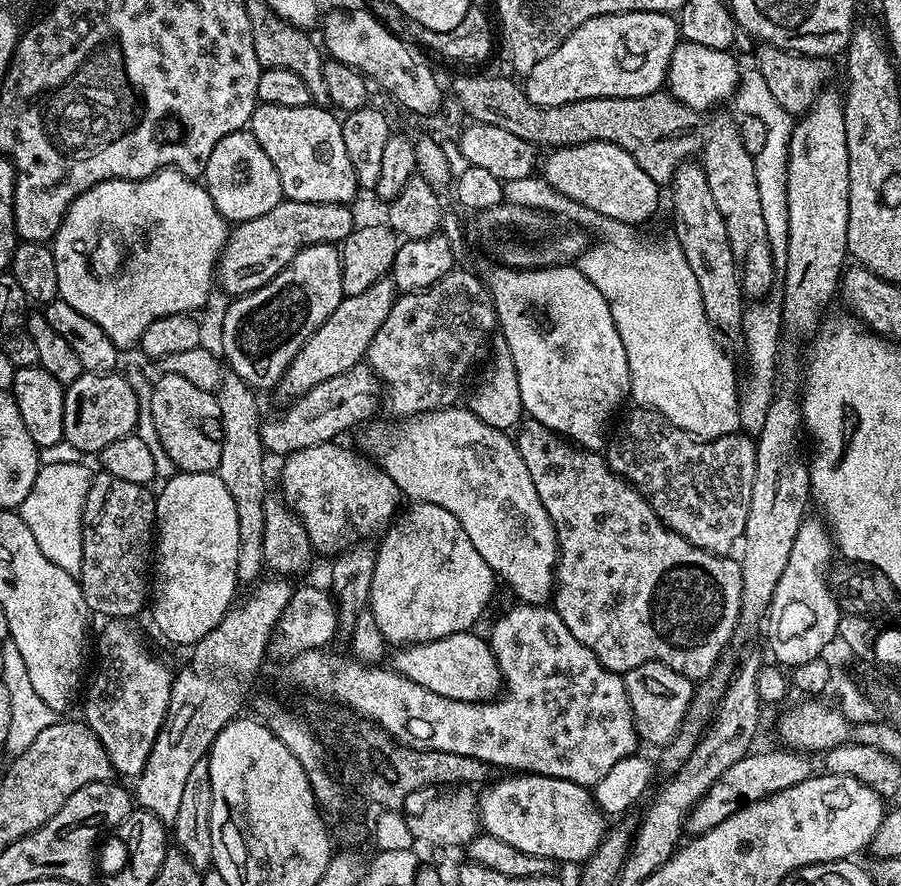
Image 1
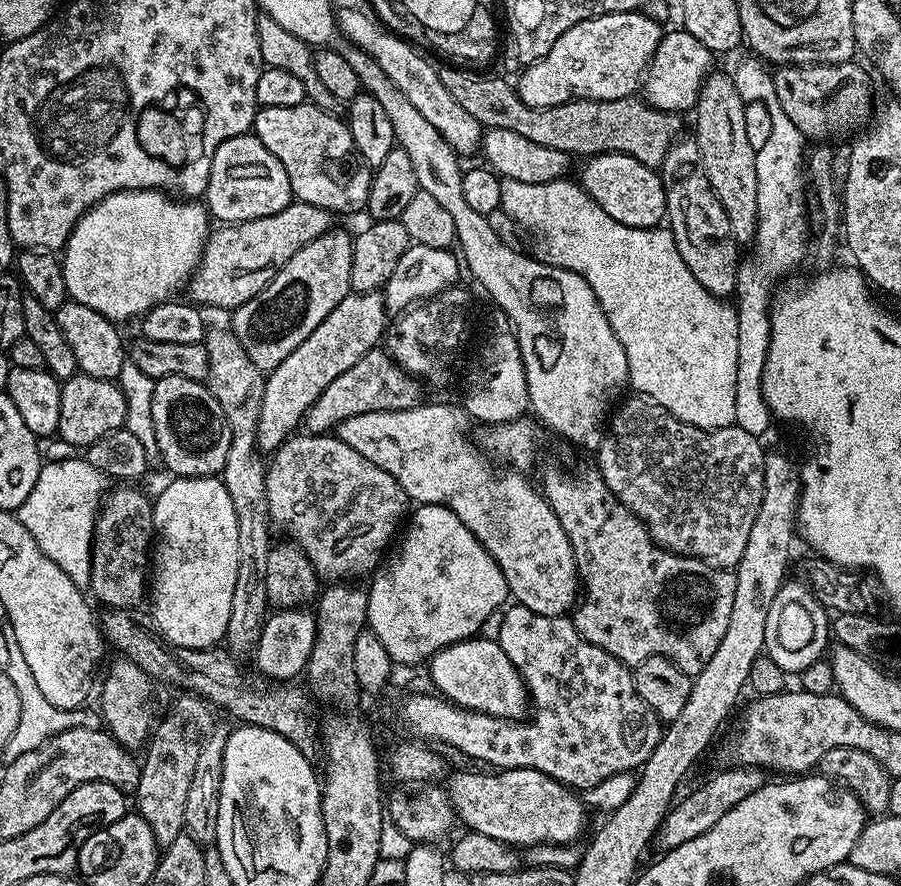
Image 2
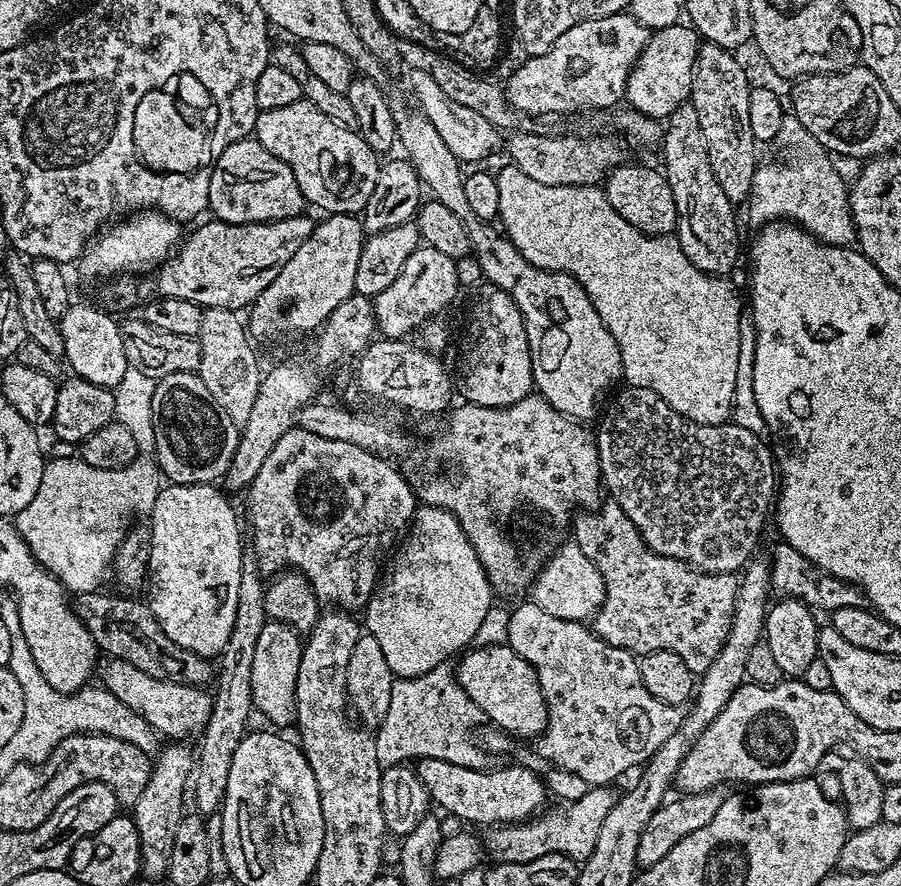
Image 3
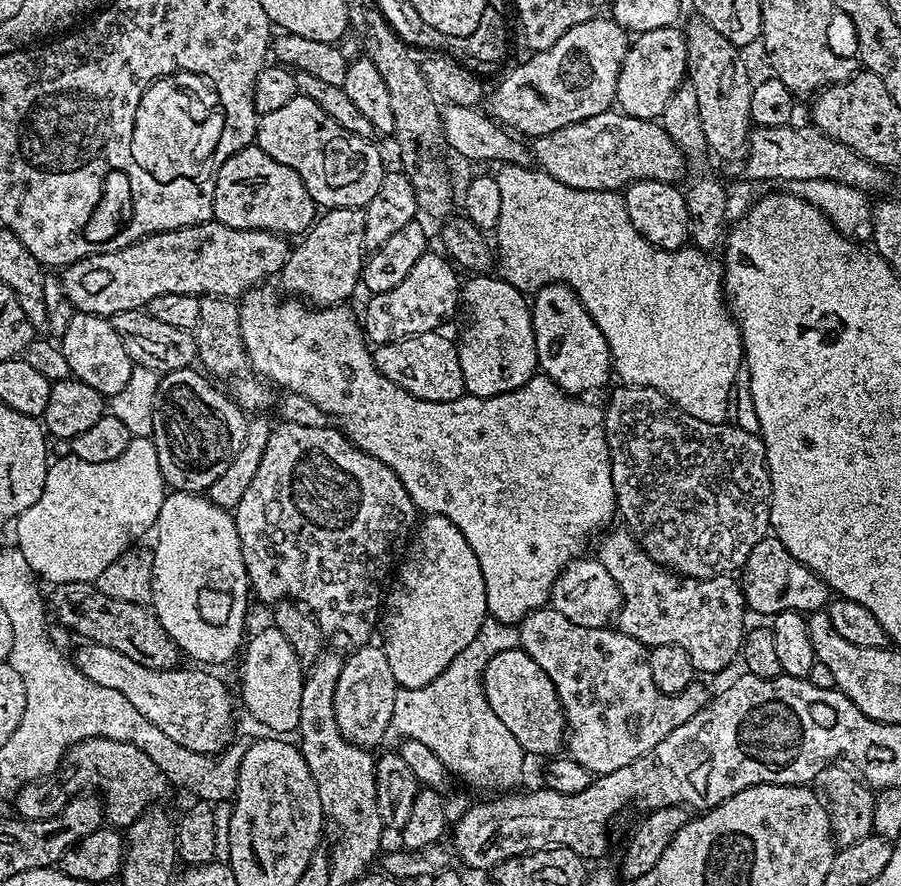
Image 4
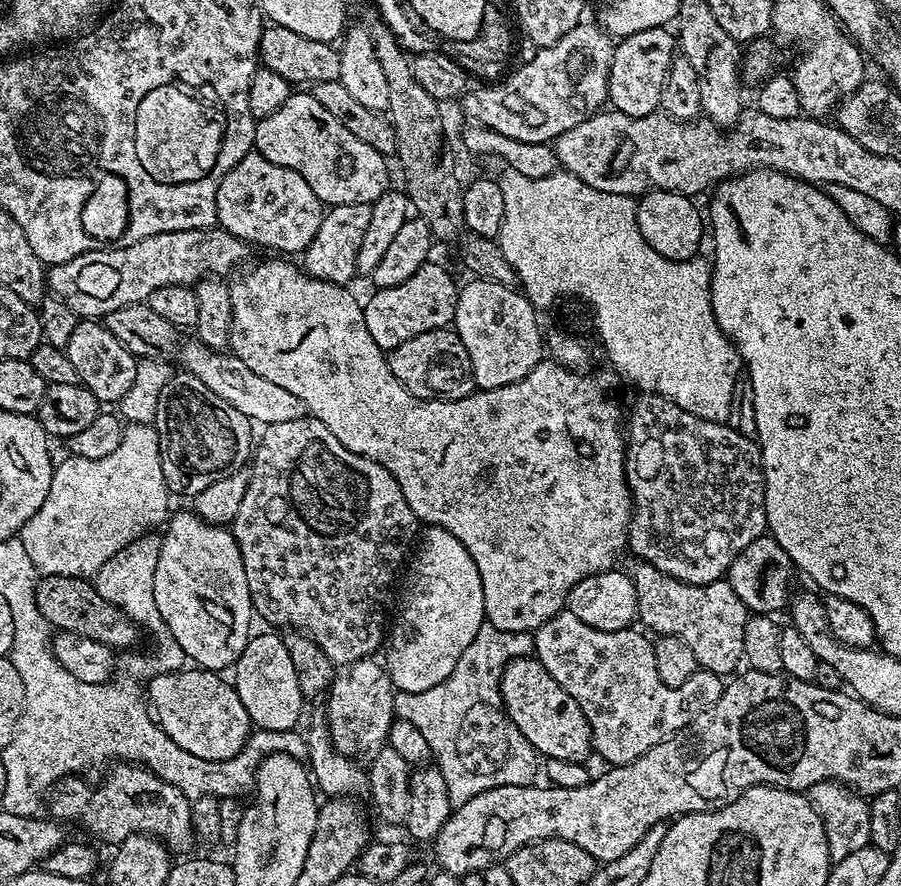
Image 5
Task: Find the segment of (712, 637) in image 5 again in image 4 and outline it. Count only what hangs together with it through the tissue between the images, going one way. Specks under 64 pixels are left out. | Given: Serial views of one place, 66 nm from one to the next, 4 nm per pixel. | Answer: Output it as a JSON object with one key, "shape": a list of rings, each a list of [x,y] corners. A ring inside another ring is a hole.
{"shape":[[[620,526],[619,528],[617,532],[605,531],[599,537],[601,540],[600,553],[598,553],[600,564],[606,566],[610,578],[614,578],[614,582],[618,582],[618,590],[624,599],[620,603],[620,611],[614,617],[619,631],[632,636],[649,649],[671,644],[682,646],[682,650],[686,650],[686,654],[690,654],[690,662],[700,674],[720,672],[735,656],[737,659],[742,652],[746,631],[744,591],[740,588],[739,583],[728,574],[712,576],[708,579],[696,579],[681,575],[679,572],[659,564],[654,558],[650,558],[626,527]]]}

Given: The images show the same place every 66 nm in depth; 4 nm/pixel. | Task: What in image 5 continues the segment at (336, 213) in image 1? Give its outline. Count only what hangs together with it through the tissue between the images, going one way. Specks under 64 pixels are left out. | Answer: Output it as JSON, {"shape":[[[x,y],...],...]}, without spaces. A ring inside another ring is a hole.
{"shape":[[[219,226],[174,230],[166,234],[154,234],[150,238],[142,238],[142,242],[134,242],[134,246],[87,252],[78,254],[78,258],[70,258],[70,262],[53,264],[46,272],[46,288],[51,295],[66,302],[66,306],[70,306],[70,310],[74,310],[78,318],[103,318],[106,314],[110,314],[110,310],[145,303],[148,296],[154,294],[154,290],[160,290],[162,286],[179,284],[192,286],[203,276],[227,277],[229,275],[227,272],[235,273],[245,263],[243,260],[247,258],[248,252],[250,252],[249,245]]]}

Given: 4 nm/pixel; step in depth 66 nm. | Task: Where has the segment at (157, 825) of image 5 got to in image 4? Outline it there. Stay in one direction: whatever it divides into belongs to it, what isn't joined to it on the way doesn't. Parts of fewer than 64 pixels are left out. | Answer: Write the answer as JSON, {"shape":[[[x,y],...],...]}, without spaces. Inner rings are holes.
{"shape":[[[95,736],[92,740],[80,740],[69,748],[60,761],[60,767],[51,776],[31,780],[23,784],[14,797],[15,815],[22,820],[45,820],[58,814],[71,797],[83,793],[88,784],[88,772],[96,776],[104,805],[104,819],[117,830],[126,830],[136,819],[153,807],[170,791],[170,785],[162,770],[138,746],[125,740],[107,740]]]}

